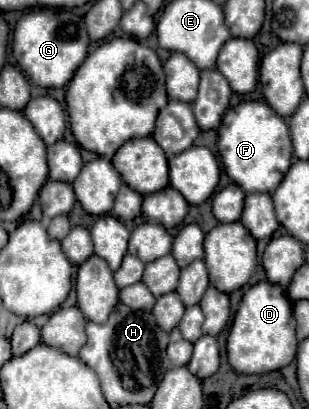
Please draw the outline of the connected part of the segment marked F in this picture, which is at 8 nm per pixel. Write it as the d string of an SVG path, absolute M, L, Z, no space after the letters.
M246 101L226 111L218 129L218 151L228 177L246 191L272 193L292 165L292 141L286 121L262 101Z

